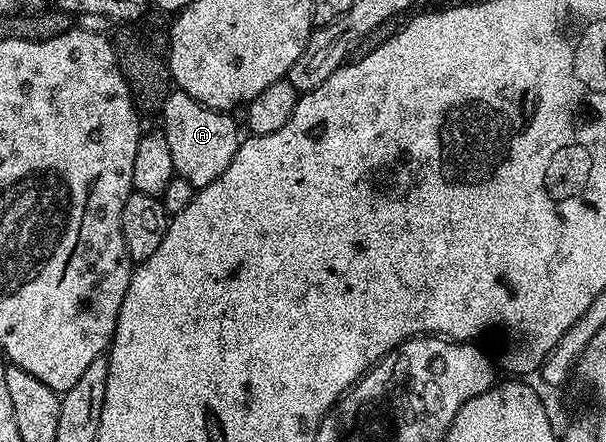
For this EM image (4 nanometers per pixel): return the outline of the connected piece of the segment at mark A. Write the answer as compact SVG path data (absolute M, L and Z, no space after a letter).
M181 90L171 91L160 113L160 130L168 138L175 176L179 176L197 190L216 182L232 162L240 143L238 124L230 112L209 108Z

